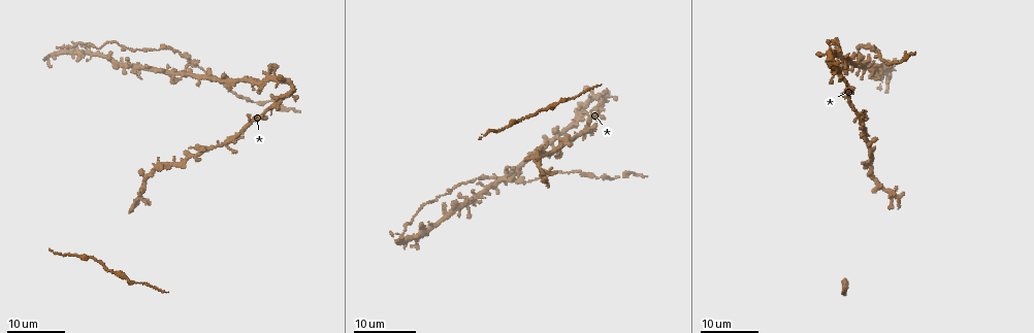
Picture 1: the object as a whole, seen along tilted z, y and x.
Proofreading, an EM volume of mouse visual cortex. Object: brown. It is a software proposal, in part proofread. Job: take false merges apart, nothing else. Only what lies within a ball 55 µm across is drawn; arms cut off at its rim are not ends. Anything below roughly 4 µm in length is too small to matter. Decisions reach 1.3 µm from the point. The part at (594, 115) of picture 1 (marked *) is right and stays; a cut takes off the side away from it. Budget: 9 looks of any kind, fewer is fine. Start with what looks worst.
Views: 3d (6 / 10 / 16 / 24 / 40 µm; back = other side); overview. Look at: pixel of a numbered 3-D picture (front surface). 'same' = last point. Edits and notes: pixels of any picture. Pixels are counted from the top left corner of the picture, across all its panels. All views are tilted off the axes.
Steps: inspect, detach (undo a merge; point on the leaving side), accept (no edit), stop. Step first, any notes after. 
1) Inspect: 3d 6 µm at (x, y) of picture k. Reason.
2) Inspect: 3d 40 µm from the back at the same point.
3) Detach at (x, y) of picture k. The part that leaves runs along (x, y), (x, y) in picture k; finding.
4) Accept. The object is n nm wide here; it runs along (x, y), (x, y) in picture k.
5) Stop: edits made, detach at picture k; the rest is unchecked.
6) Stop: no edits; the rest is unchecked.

Inspect: 3d 16 µm at (190, 61) of picture 1. Four arms meet.

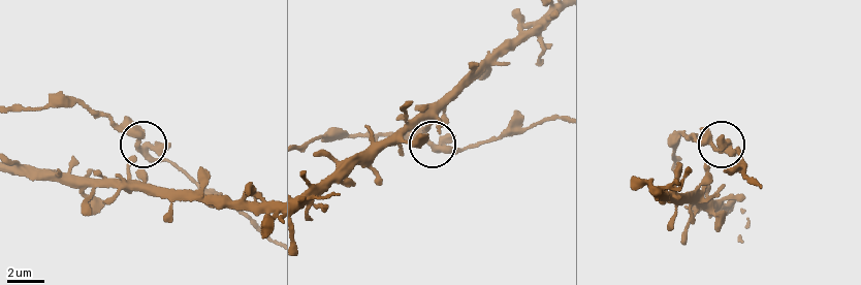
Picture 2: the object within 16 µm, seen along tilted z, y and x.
Inspect: 3d 10 µm at (138, 143) of picture 2.

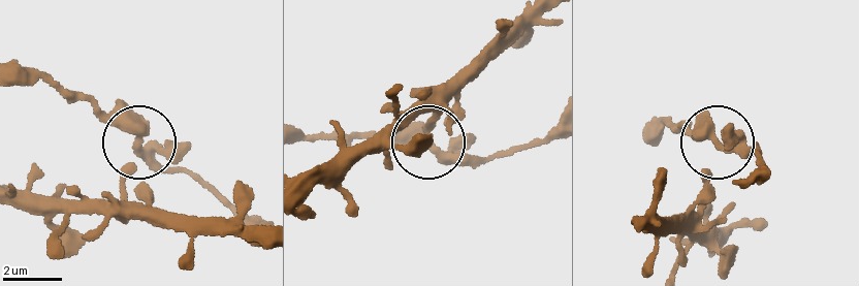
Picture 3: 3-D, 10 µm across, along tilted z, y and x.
Accept. 4 arms meet here; it runs along (265, 242), (161, 209), (127, 169), (141, 149), (199, 178) in picture 3; one neuron here.

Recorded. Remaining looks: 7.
Inspect: 3d 16 µm at (97, 49) of picture 1. Thick turns thin.

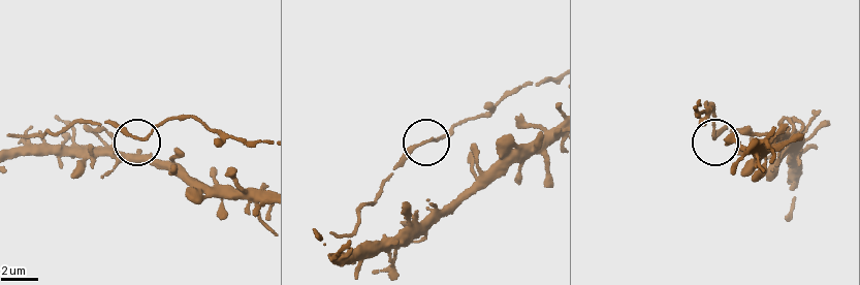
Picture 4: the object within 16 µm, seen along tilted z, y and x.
Inspect: 3d 6 µm at (133, 139) of picture 4.

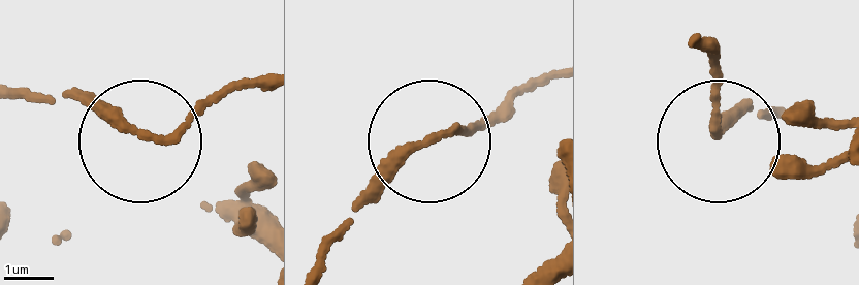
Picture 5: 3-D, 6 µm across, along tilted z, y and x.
Accept. It runs along (547, 82), (415, 154), (327, 239) in picture 5; all the same neuron.

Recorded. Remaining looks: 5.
Inspect: 3d 24 µm at (134, 201) of picture 1. Thin arm on a thick one.

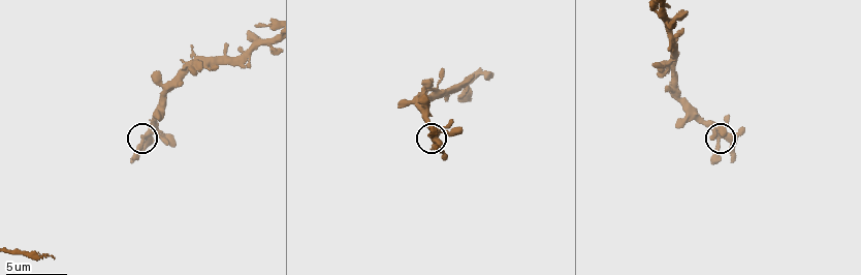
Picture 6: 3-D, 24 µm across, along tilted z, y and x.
Inspect: 3d 6 µm at (433, 138) of picture 6.

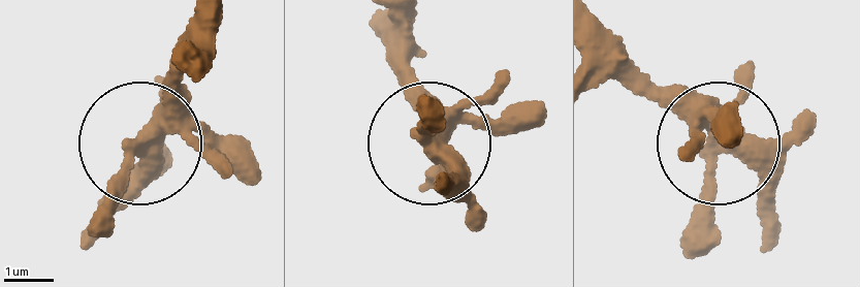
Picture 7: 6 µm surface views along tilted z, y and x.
Accept. The object is 380 nm wide here; it runs along (385, 46), (457, 174), (445, 189) in picture 7; continuous, no second neuron.

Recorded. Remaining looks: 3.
Inspect: 3d 24 µm at (265, 109) of picture 1. Thin neck.

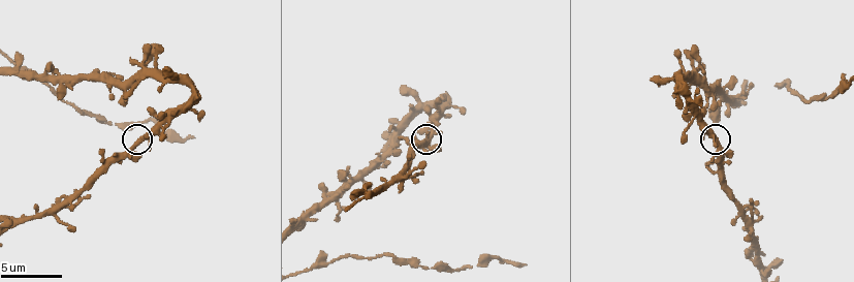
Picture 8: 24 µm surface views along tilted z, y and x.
Inspect: 3d 10 µm at (136, 146) of picture 8.

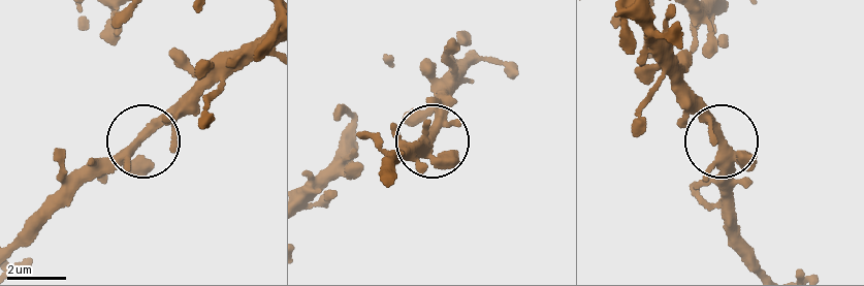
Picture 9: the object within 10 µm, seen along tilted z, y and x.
Inspect: 3d 6 µm at (719, 135) of picture 9.

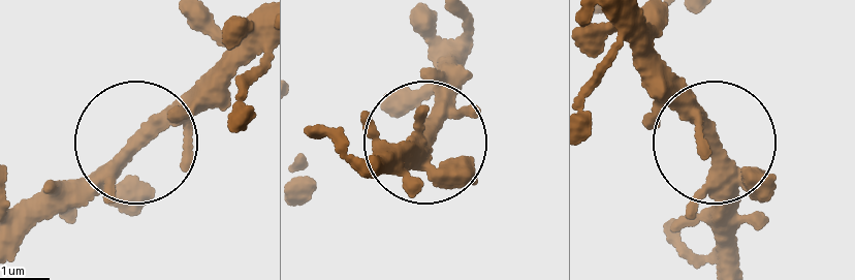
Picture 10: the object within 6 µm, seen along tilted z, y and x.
Accept. It runs along (69, 198), (247, 50) in picture 10; all the same neuron.

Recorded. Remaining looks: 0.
Stop: no edits; the rest is unchecked.

